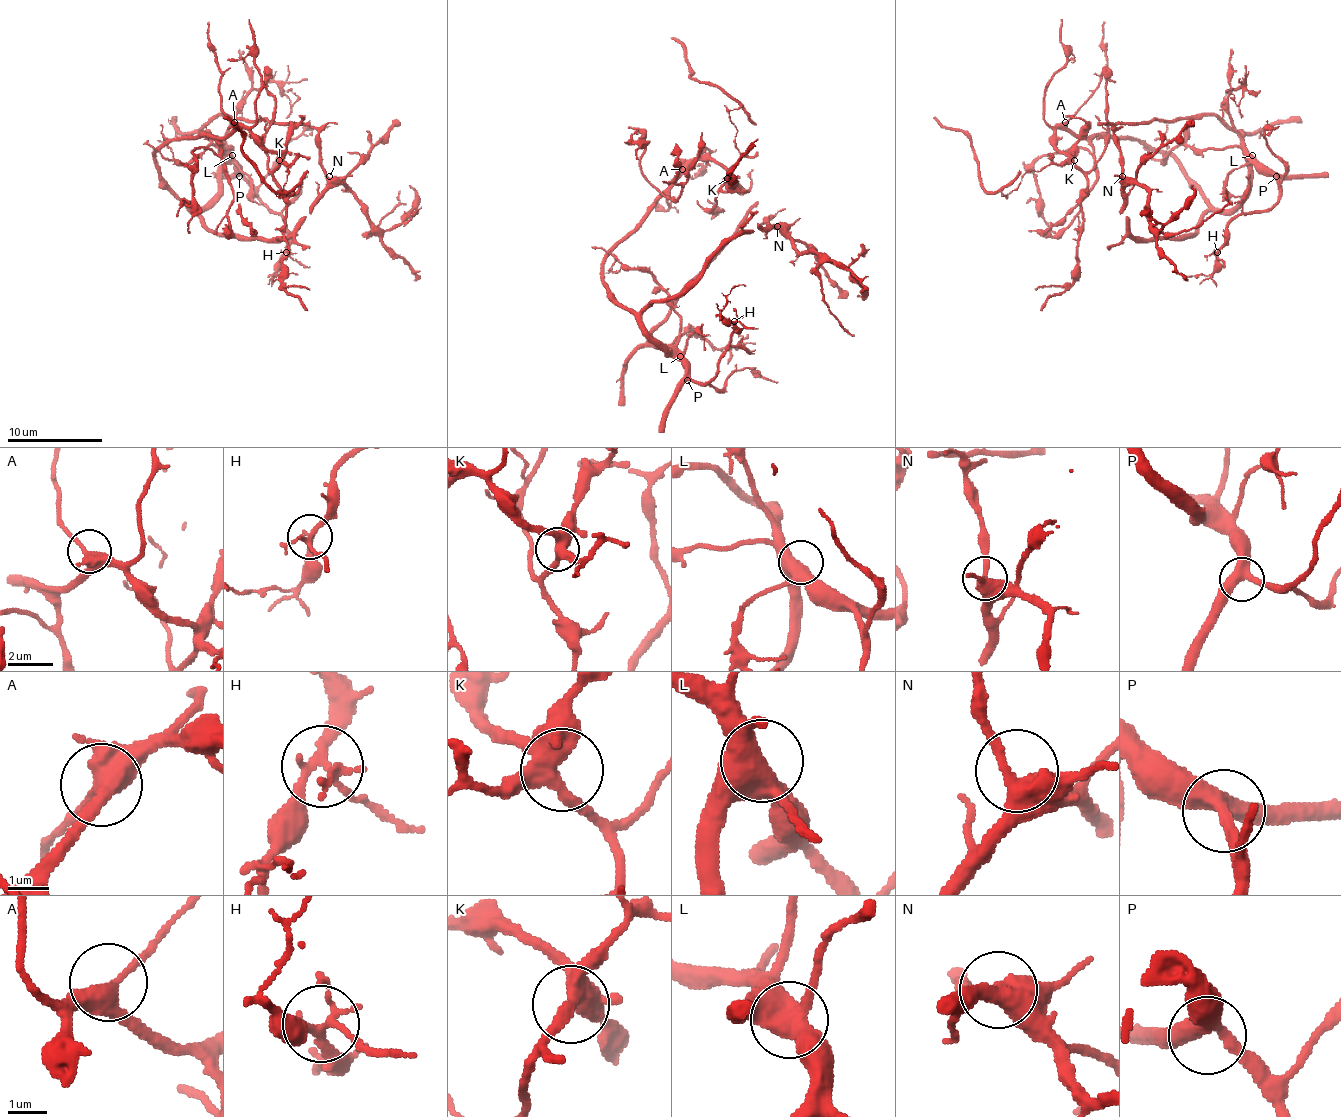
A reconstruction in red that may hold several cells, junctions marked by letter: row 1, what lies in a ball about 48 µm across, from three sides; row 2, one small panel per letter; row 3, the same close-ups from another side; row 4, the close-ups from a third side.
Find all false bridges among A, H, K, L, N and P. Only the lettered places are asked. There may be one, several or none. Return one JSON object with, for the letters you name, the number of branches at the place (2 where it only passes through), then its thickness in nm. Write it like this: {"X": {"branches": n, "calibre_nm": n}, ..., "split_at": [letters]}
{"split_at": []}

